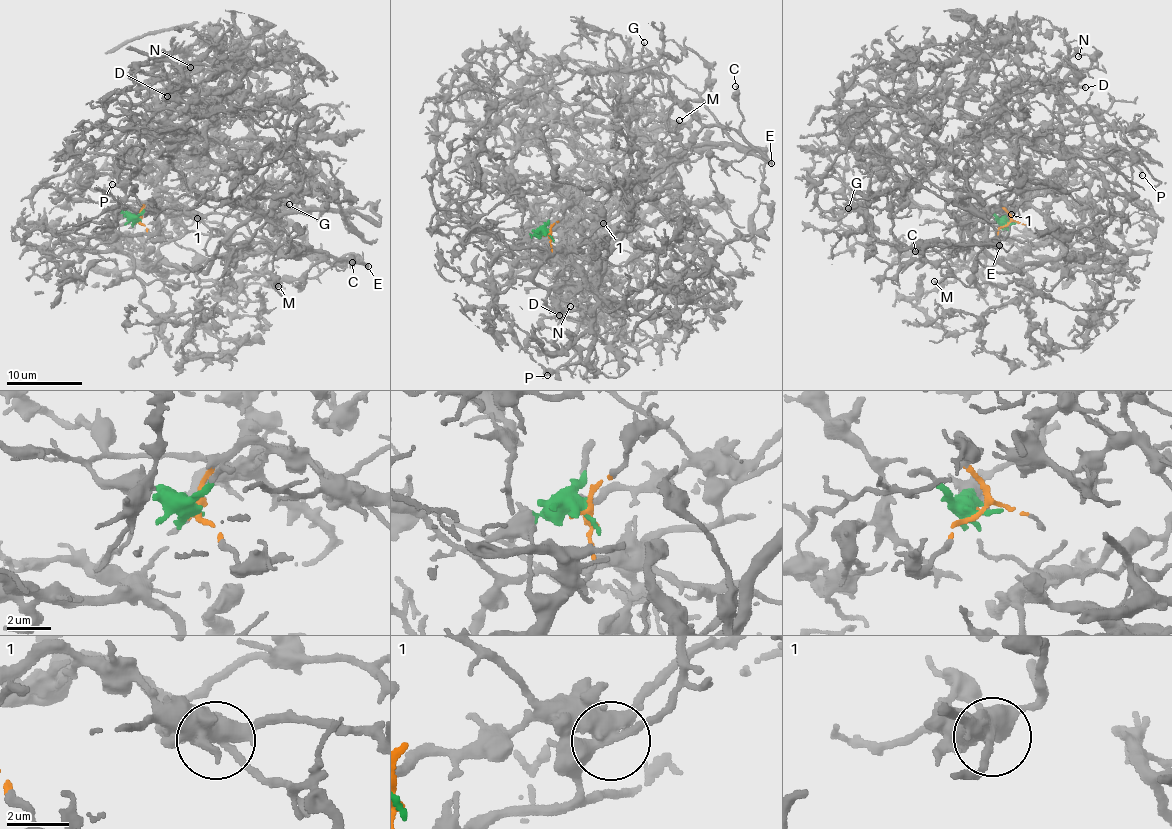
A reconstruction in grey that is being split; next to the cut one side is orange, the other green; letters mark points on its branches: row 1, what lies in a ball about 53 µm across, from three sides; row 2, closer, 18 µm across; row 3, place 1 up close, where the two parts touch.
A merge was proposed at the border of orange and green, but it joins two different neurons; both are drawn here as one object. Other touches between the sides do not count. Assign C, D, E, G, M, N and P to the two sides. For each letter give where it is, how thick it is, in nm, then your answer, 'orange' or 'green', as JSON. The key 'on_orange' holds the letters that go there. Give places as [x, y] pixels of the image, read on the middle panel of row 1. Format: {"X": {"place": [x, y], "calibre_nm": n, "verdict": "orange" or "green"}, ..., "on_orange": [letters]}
{"C": {"place": [735, 86], "calibre_nm": 200, "verdict": "orange"}, "D": {"place": [559, 315], "calibre_nm": 240, "verdict": "green"}, "E": {"place": [771, 163], "calibre_nm": 320, "verdict": "orange"}, "G": {"place": [644, 42], "calibre_nm": 170, "verdict": "green"}, "M": {"place": [679, 120], "calibre_nm": 170, "verdict": "orange"}, "N": {"place": [570, 306], "calibre_nm": 170, "verdict": "green"}, "P": {"place": [547, 375], "calibre_nm": 170, "verdict": "green"}, "on_orange": ["C", "E", "M"]}

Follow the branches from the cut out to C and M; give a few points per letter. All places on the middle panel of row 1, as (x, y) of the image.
C: (548, 234), (558, 225), (609, 216), (705, 127), (738, 127), (742, 119), (735, 86)
M: (548, 234), (609, 216), (631, 199), (686, 150), (702, 125), (674, 105), (665, 123), (674, 137), (679, 120)

